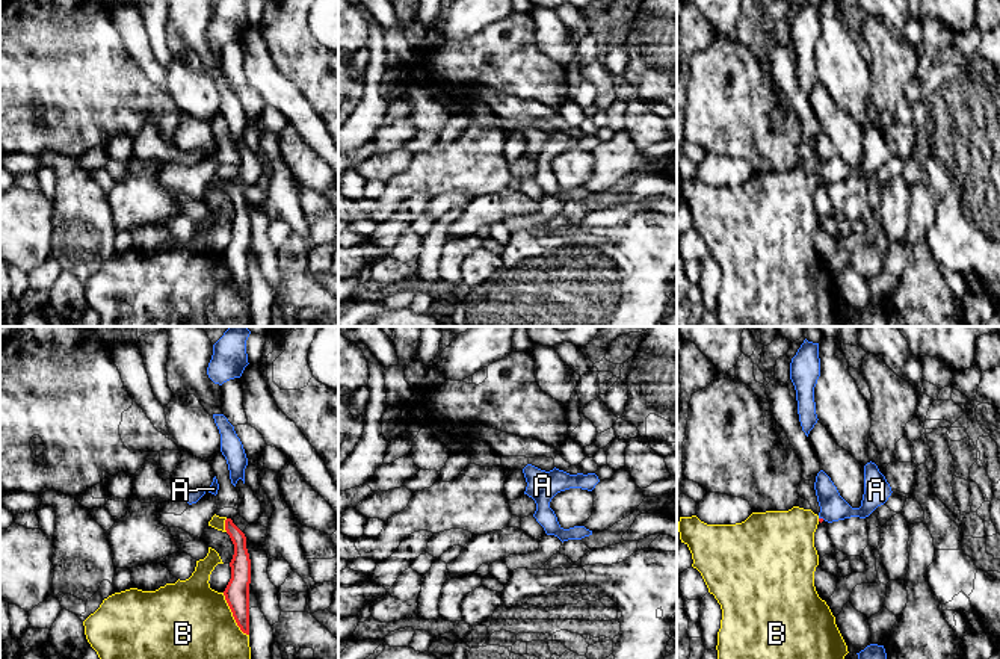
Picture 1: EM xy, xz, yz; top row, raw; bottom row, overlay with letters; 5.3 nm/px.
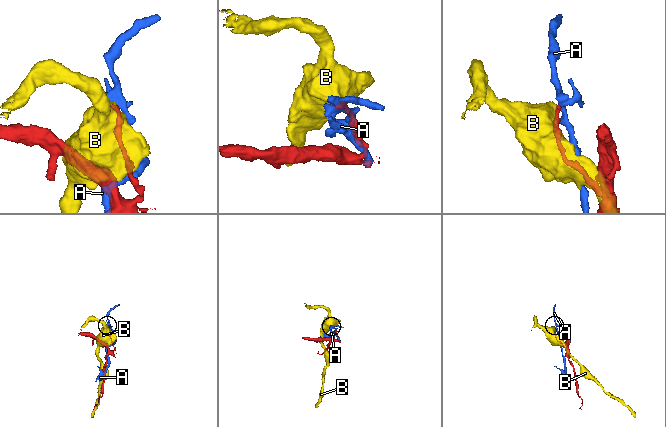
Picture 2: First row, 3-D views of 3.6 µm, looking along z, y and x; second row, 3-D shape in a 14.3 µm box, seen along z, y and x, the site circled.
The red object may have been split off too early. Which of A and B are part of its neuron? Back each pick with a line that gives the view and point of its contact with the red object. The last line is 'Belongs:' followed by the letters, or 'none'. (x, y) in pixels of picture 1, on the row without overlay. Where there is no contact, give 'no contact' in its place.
Belongs: none

